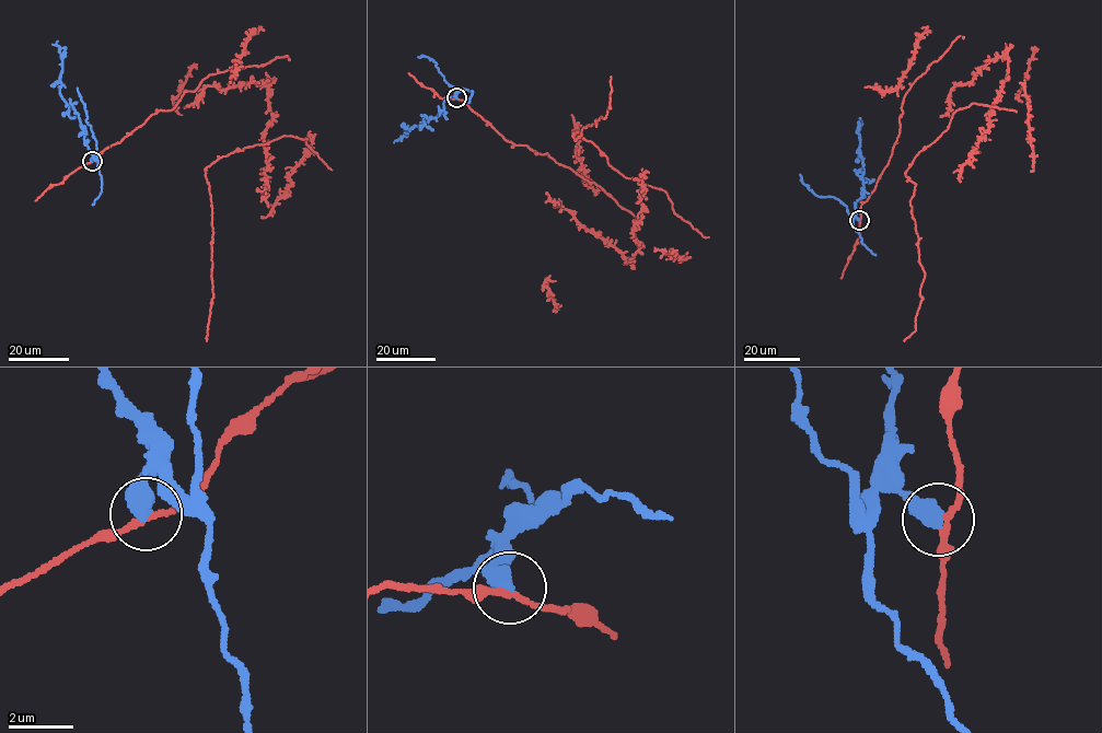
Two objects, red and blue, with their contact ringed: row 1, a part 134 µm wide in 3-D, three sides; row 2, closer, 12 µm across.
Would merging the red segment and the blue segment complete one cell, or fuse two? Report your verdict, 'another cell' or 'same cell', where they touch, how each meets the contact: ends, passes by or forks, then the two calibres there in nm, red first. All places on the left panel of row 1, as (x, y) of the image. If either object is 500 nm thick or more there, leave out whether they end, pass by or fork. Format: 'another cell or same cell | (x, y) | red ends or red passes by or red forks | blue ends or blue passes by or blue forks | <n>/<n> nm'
another cell | (92, 161) | 160/600 nm

